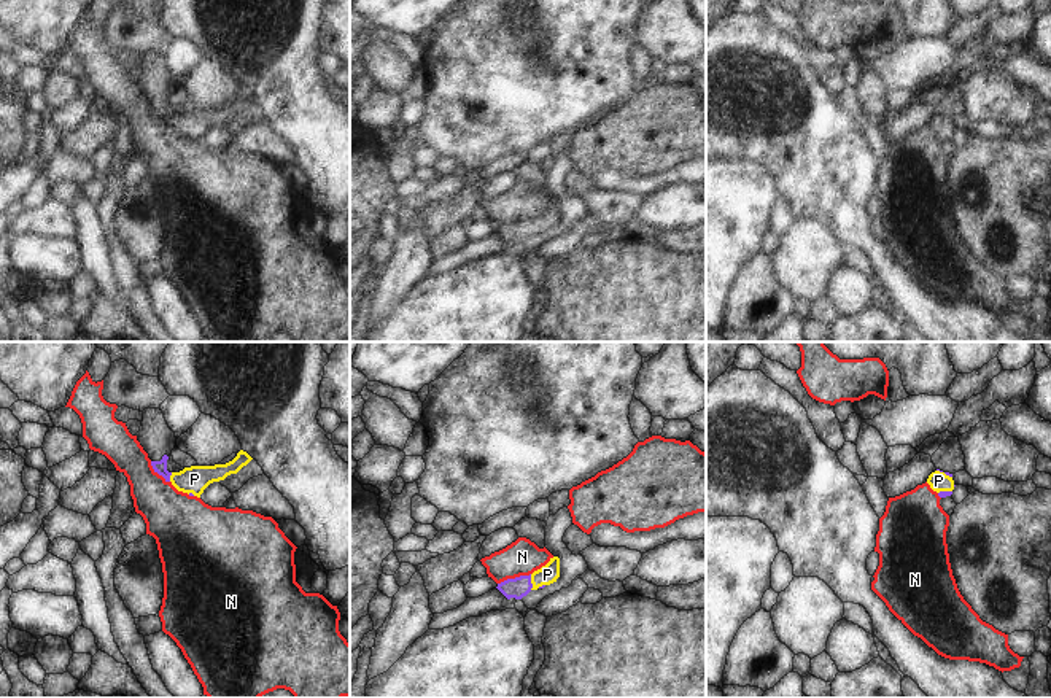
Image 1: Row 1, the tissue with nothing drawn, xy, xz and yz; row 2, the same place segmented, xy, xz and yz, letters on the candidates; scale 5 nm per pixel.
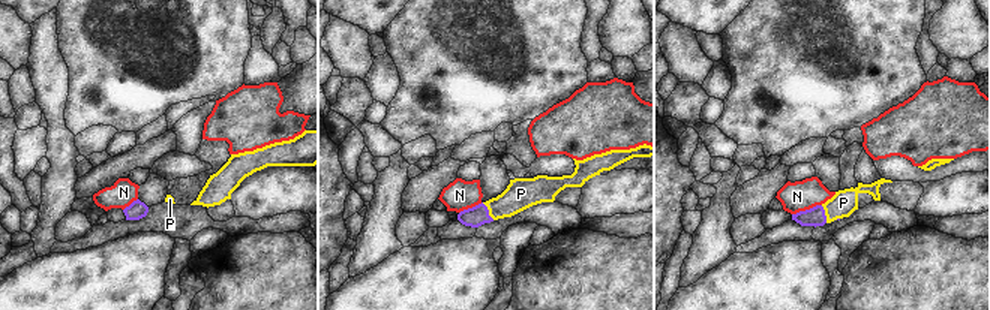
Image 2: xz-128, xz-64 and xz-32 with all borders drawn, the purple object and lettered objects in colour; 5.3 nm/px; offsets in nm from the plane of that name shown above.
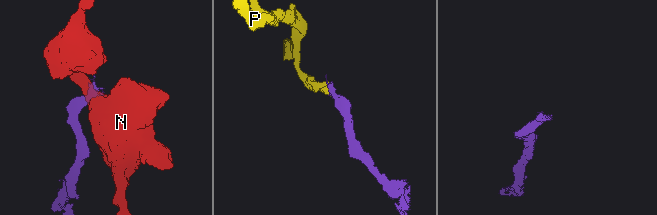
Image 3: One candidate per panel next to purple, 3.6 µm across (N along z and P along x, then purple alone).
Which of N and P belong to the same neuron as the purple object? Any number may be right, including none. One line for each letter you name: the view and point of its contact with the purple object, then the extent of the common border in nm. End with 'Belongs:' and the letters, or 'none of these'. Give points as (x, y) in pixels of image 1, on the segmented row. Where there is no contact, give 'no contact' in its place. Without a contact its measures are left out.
P: meets purple in xz at (530, 582); contact 80 nm long
Belongs: P

